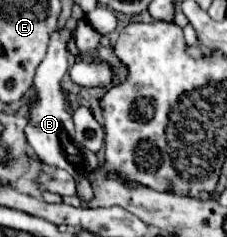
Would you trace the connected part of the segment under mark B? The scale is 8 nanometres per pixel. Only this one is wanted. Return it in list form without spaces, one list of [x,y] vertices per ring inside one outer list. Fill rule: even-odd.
[[[67,30],[53,32],[47,56],[43,58],[43,62],[35,70],[35,78],[33,78],[33,90],[35,90],[35,94],[33,94],[33,100],[27,104],[29,124],[25,126],[25,138],[27,138],[33,154],[43,164],[53,166],[53,168],[63,168],[63,170],[67,170],[75,178],[77,196],[81,200],[81,206],[87,206],[87,202],[93,198],[93,190],[91,190],[91,186],[87,186],[87,182],[89,182],[87,176],[89,176],[89,170],[97,168],[97,156],[91,154],[91,152],[87,152],[85,148],[77,146],[75,132],[73,132],[75,126],[73,126],[73,120],[71,120],[69,102],[67,102],[67,98],[63,94],[63,88],[61,88],[61,78],[69,70],[69,64],[67,64],[67,42],[69,40],[71,40],[71,32],[67,32]],[[69,148],[75,148],[79,154],[85,154],[85,172],[83,174],[77,174],[77,170],[73,168],[73,164],[69,164],[69,160],[67,160]]]

